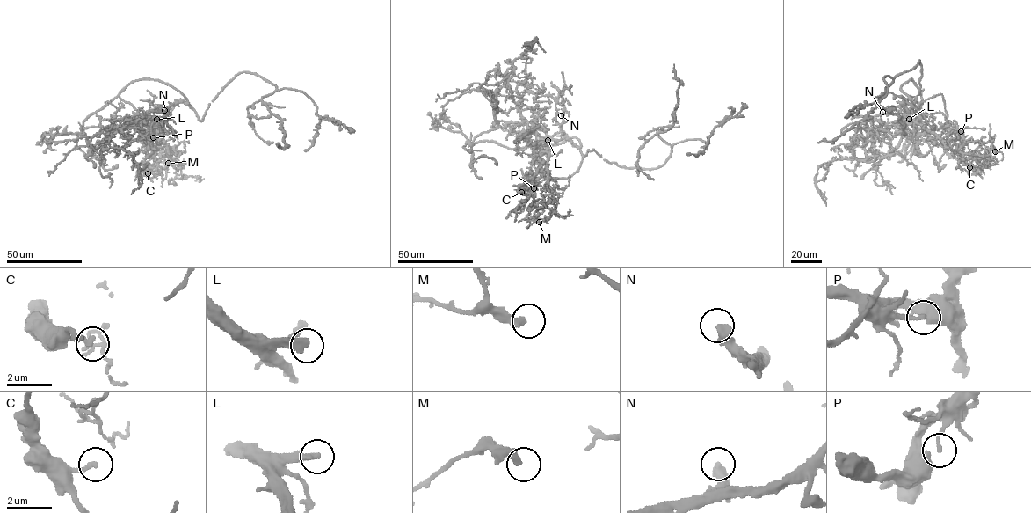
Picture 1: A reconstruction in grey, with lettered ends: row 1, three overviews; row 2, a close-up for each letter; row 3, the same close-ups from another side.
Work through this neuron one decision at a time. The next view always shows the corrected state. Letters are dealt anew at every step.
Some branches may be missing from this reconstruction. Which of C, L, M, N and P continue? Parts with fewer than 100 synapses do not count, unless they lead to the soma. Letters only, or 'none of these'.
L

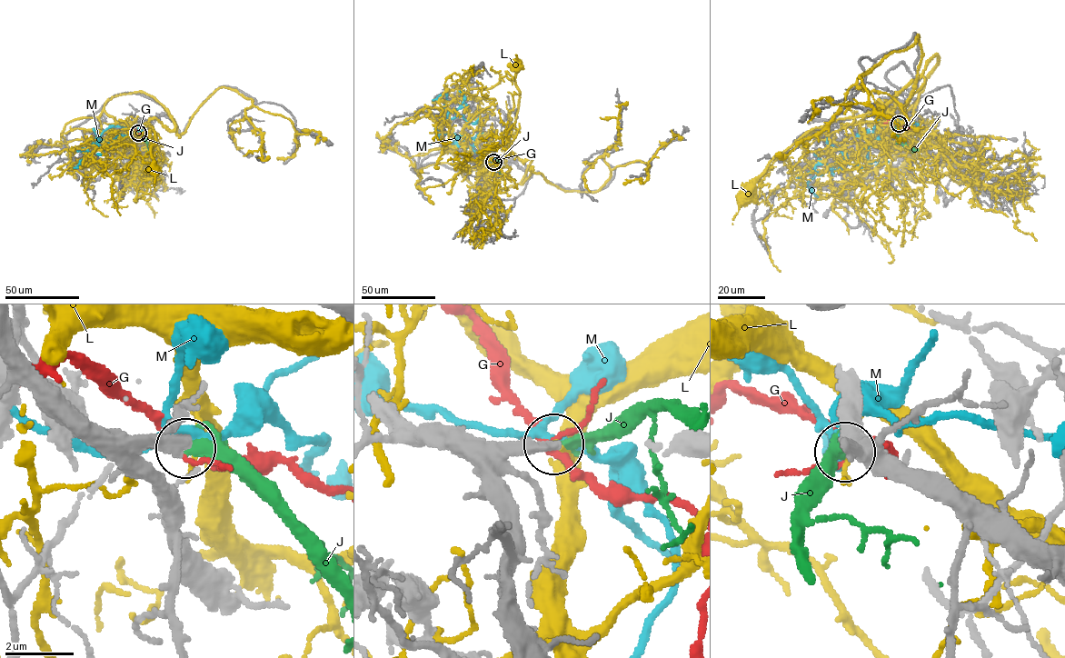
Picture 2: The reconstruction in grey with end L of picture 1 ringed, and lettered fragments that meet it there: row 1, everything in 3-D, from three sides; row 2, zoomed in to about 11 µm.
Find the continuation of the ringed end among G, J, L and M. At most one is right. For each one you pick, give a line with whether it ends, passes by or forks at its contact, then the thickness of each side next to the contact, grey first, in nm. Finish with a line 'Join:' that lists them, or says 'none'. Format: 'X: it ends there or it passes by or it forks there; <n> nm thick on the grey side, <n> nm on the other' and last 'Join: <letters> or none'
J: it ends there; 360 nm thick on the grey side, 320 nm on the other
Join: J

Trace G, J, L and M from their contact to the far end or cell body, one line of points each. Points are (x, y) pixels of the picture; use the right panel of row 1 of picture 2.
G: (899, 124), (916, 130)
J: (899, 124), (896, 130), (899, 140), (909, 147), (919, 150)
L: (899, 124), (895, 117), (876, 111), (811, 129), (776, 154), (758, 178), (752, 195), (748, 197)
M: (899, 124), (893, 117), (879, 121), (861, 167), (832, 170), (844, 154), (829, 143), (828, 133)

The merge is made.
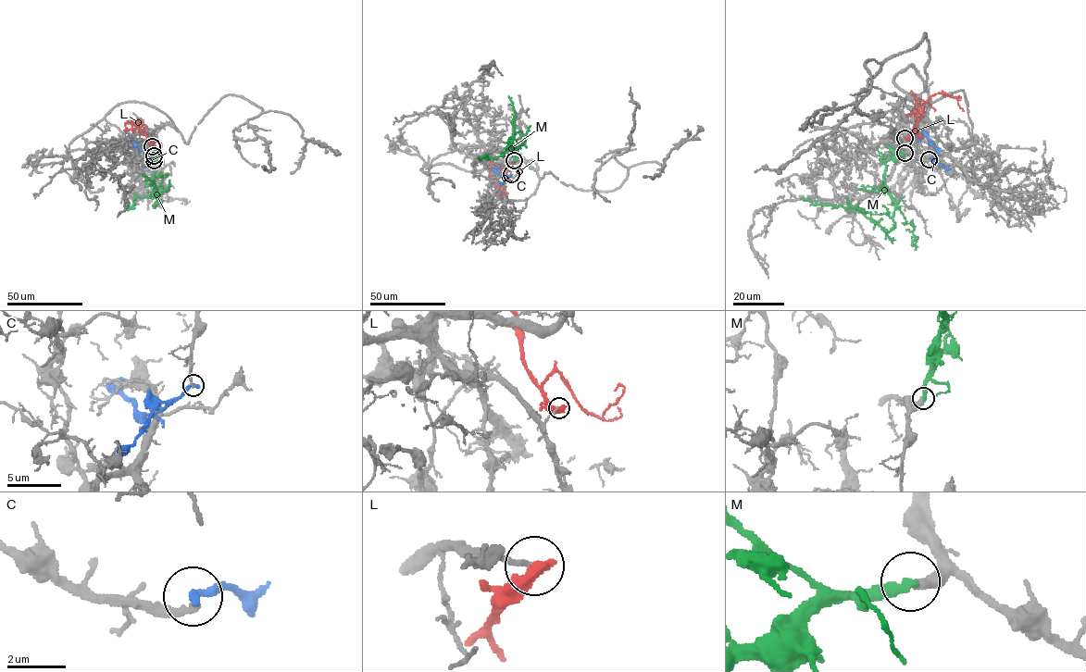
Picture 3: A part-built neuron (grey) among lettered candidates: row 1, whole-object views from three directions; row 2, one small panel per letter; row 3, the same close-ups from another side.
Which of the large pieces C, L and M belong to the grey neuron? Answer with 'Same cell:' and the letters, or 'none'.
Same cell: M

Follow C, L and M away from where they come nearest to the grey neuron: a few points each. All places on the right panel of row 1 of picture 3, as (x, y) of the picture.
C: (929, 159), (936, 157), (939, 152), (926, 135), (914, 136)
L: (905, 138), (917, 119), (922, 116), (926, 101), (935, 93), (944, 93), (954, 96), (963, 110)
M: (904, 153), (886, 162), (883, 183), (895, 207), (893, 227), (887, 232), (862, 213), (801, 198)

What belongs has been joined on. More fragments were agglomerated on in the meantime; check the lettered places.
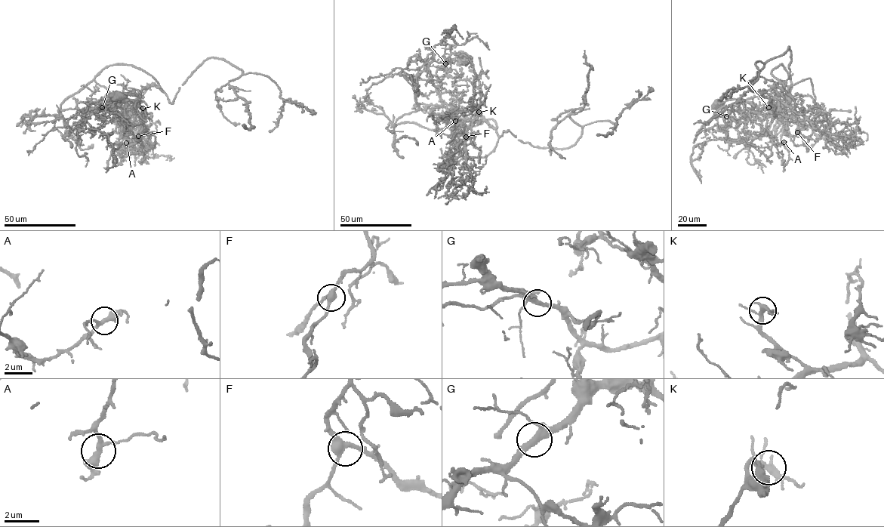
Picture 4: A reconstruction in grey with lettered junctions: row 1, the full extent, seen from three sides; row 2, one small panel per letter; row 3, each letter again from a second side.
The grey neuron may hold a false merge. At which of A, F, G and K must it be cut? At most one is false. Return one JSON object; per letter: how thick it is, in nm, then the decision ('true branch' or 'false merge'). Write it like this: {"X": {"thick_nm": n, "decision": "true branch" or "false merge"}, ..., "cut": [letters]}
{"A": {"thick_nm": 320, "decision": "true branch"}, "F": {"thick_nm": 320, "decision": "true branch"}, "G": {"thick_nm": 320, "decision": "true branch"}, "K": {"thick_nm": 280, "decision": "true branch"}, "cut": []}

